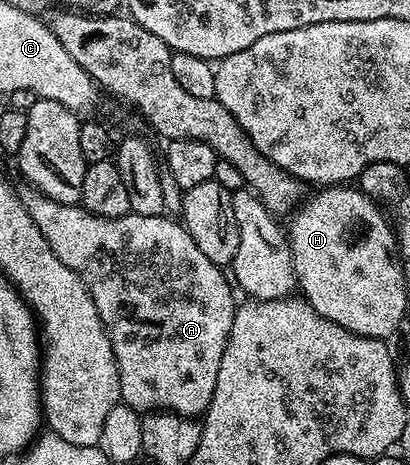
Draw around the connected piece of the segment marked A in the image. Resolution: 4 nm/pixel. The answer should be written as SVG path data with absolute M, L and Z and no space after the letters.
M32 187L22 188L20 194L21 202L27 207L31 219L35 219L35 225L39 227L39 231L43 231L43 237L47 239L47 243L51 243L51 249L55 251L55 255L59 255L59 259L63 259L63 263L67 263L67 267L71 267L71 271L75 271L89 288L89 294L99 311L99 317L103 319L105 329L109 332L111 347L115 351L115 359L119 367L121 401L129 404L133 409L138 409L138 414L141 415L164 411L178 413L181 417L200 418L211 403L211 395L215 395L215 378L219 375L219 363L223 360L223 347L227 347L227 339L231 335L231 323L237 314L238 302L233 301L234 286L226 270L220 265L211 263L211 259L207 259L207 255L203 255L203 251L195 247L195 239L191 239L184 224L172 216L139 215L131 211L122 217L104 217L87 211L80 203L75 205L59 203L55 199L43 196Z

